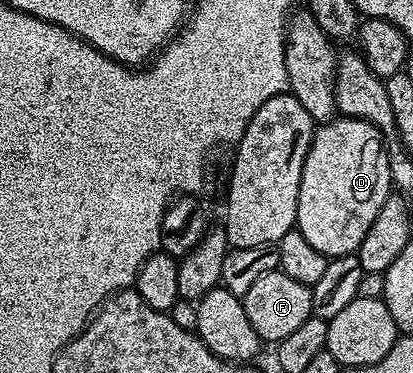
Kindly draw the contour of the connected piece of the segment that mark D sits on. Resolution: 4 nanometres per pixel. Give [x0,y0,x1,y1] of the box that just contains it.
[296,117,392,259]

